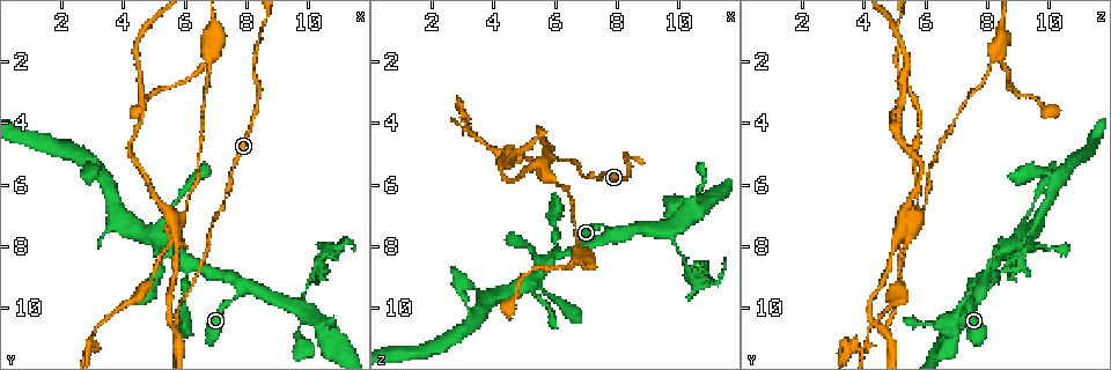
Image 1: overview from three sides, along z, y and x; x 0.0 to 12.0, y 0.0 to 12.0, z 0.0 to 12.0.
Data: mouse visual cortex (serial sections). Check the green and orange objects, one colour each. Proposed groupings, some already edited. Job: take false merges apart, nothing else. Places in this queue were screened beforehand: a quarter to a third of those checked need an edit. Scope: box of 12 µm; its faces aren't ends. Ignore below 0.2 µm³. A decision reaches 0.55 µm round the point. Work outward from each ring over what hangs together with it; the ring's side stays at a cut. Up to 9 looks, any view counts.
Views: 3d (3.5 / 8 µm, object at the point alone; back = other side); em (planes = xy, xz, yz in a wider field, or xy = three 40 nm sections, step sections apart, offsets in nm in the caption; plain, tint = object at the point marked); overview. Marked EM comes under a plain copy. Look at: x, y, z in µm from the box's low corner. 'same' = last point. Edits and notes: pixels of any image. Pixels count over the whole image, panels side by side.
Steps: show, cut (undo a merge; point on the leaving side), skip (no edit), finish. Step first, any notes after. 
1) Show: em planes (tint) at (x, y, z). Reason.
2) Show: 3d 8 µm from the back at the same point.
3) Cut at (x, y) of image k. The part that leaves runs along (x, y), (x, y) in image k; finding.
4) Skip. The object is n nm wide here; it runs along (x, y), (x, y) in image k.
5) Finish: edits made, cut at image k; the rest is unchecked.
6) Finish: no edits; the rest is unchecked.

Show: 3d 3.5 µm at (7.8, 9.3, 7.6). Two arms in line, one across.

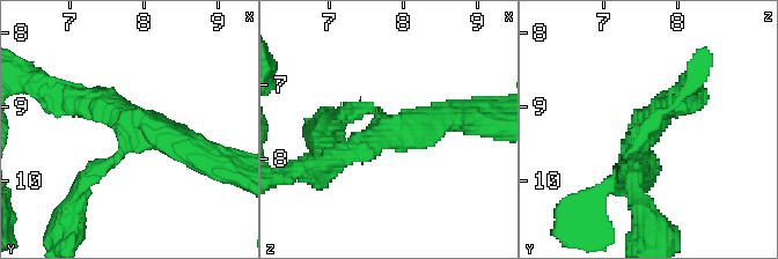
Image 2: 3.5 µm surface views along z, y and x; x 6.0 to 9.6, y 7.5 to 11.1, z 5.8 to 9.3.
Show: em planes (tint) at (7.80, 9.25, 7.55).

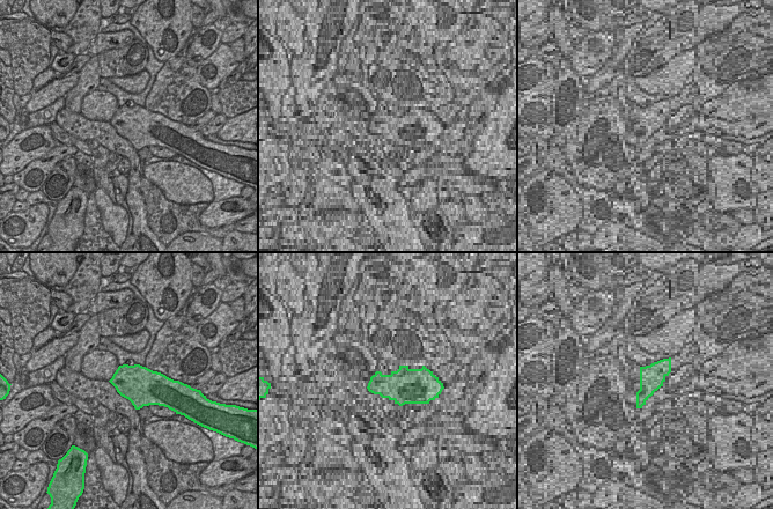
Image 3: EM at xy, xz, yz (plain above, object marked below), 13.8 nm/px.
Skip. 3 arms meet here; the arms are 200, 300, 400 nm wide; it runs along (631, 178), (635, 142), (682, 100) in image 2; all the same cell.

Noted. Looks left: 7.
Show: 3d 3.5 µm at (6.3, 8.6, 8.3). Two arms in line, one across.

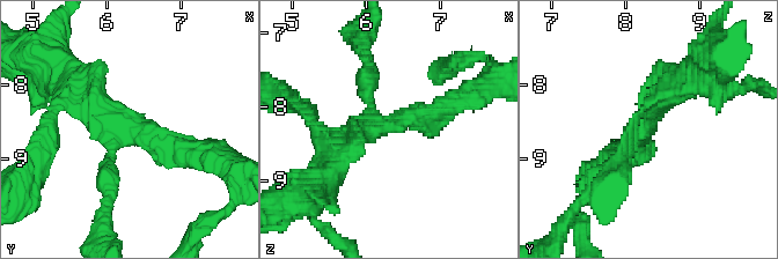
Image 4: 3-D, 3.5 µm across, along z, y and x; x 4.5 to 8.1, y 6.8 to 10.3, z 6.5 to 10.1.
Show: em planes (tint) at (6.20, 8.55, 8.25). Need the tissue.

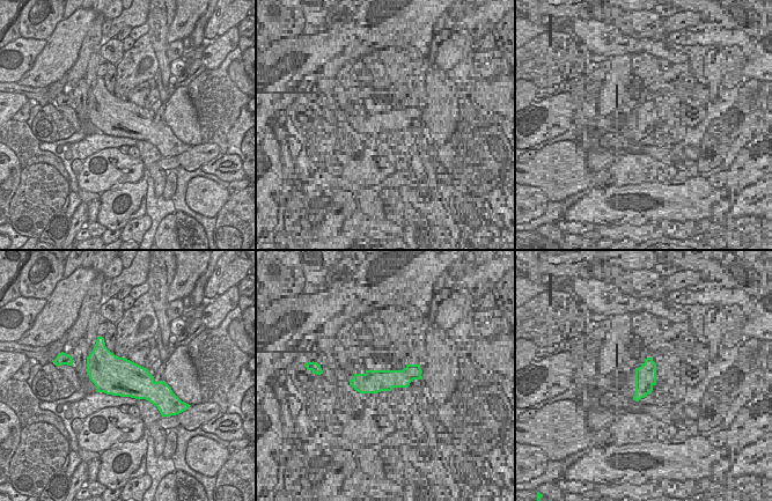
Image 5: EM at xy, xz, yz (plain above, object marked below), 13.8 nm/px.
Show: em xy step 5 (tint) at the same point.

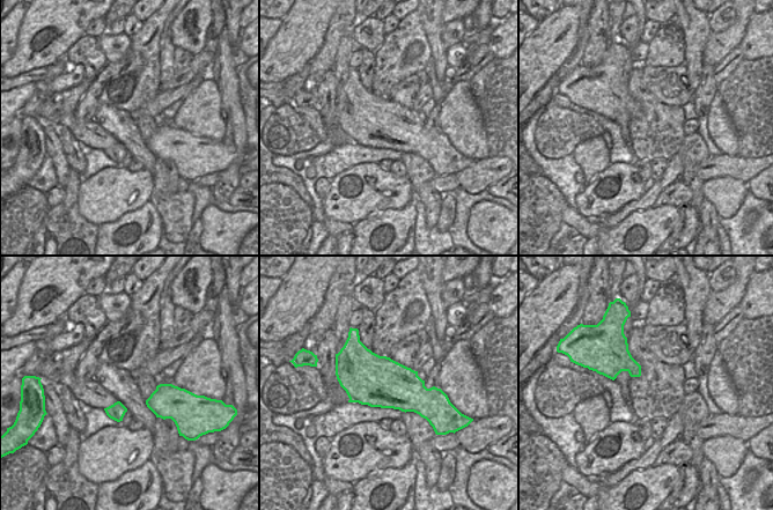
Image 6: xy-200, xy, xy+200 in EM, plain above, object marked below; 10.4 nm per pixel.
Skip. The arms are 150, 350, 350 nm wide; it runs along (186, 152), (126, 131), (70, 88) in image 4; one cell here.

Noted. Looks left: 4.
Show: 3d 3.5 µm at (9.4, 9.7, 7.6). Branch point.

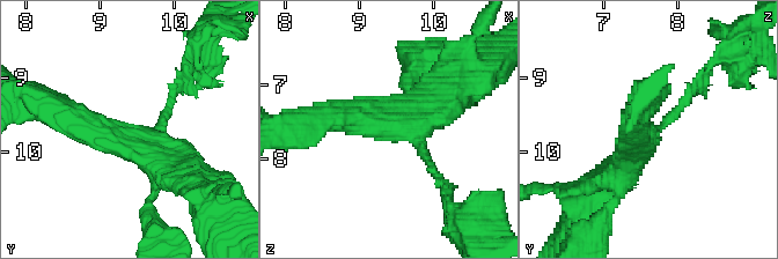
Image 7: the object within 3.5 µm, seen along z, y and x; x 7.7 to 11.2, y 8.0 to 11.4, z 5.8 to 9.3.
Show: em xy step 2 (tint) at (9.50, 9.80, 7.60). Shape alone is not enough.

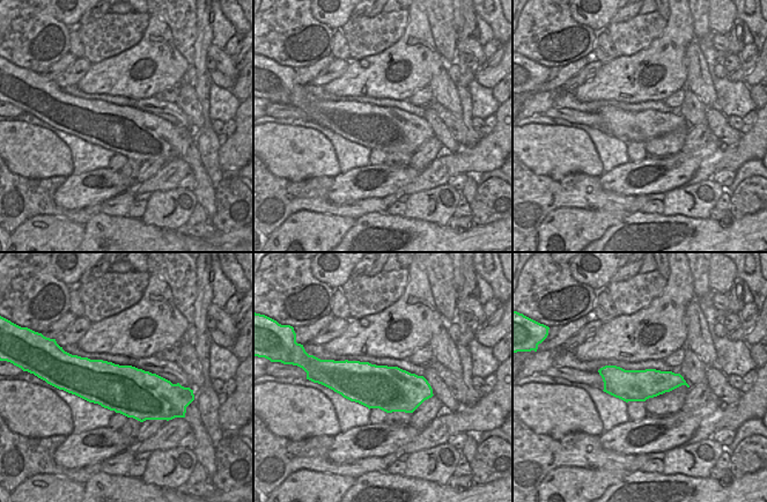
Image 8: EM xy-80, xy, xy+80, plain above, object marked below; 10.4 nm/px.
Cut at (688, 98) of image 7. The object is 480 nm wide here; the part that leaves runs along (661, 127), (712, 63), (735, 59) in image 7; two cells meet here.

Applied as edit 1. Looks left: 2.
Finish: edits made, cut at image 7; the rest is unchecked.

